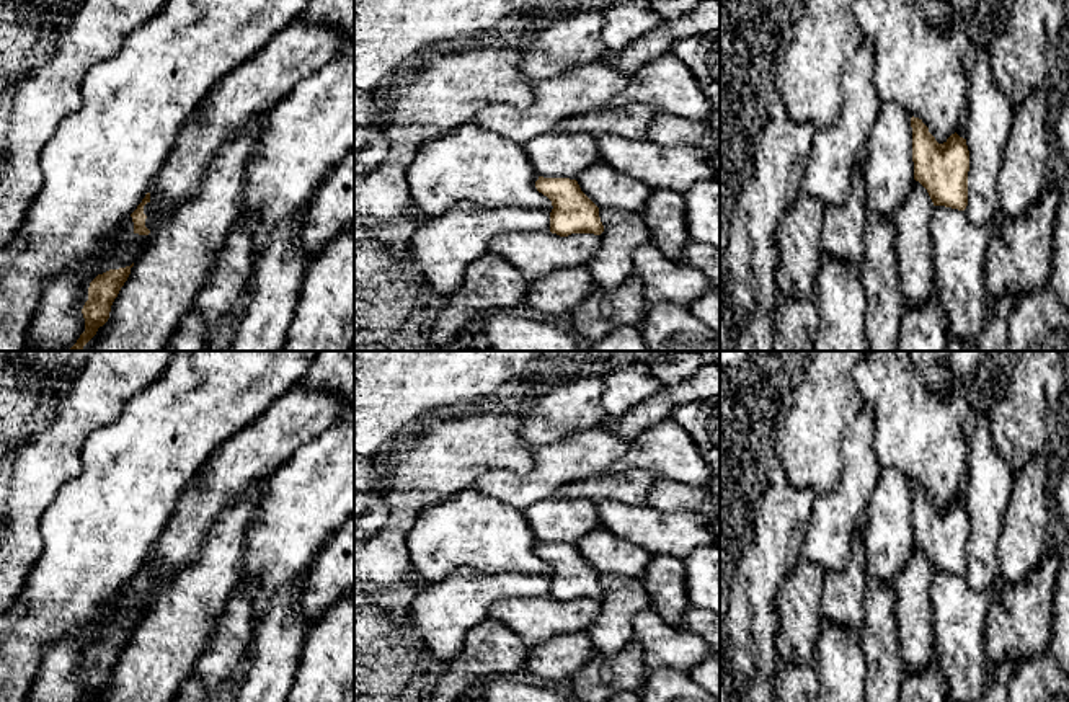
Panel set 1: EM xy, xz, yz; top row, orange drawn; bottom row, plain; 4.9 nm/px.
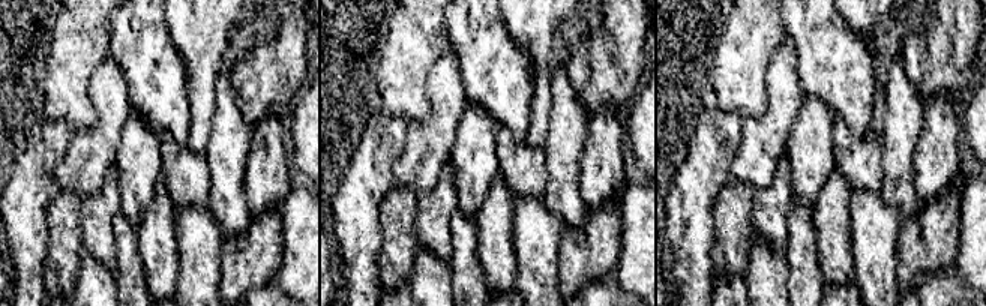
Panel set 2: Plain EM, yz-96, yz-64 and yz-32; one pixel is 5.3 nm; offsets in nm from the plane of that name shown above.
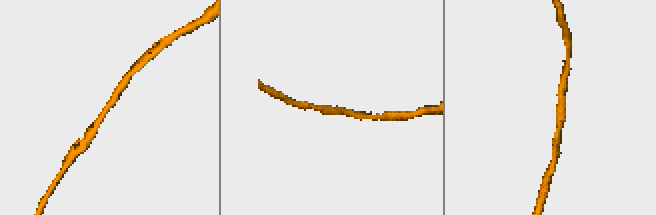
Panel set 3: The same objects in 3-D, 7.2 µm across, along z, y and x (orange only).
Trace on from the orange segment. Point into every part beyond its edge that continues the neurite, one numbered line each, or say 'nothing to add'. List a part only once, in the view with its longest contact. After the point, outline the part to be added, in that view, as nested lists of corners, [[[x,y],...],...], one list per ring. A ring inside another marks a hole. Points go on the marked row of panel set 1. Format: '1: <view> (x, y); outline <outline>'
nothing to add

